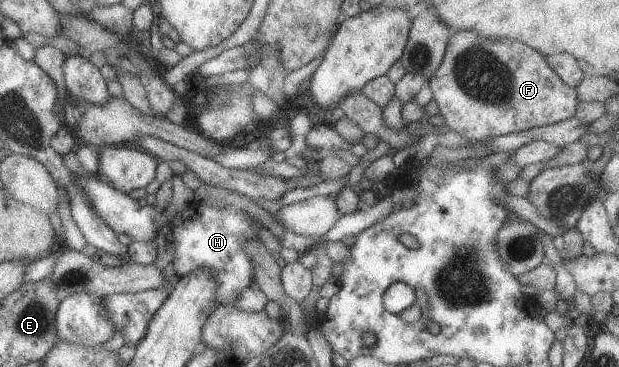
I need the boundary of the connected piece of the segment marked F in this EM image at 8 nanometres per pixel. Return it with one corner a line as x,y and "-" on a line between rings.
457,30
457,34
451,33
450,37
447,39
447,46
445,47
441,64
439,64
439,68
437,68
433,76
427,81
433,94
432,98
438,106
441,116
440,120
447,126
447,131
455,131
464,139
473,142
509,133
526,131
527,129
540,127
541,125
552,125
573,117
576,106
579,103
575,89
563,83
553,70
549,68
549,64
545,62
545,59
546,58
542,54
535,52
533,48
529,48
529,46
525,46
525,44
519,44
519,42
515,42
514,40
507,40
507,38
500,38
499,40
481,38
481,36
477,36
473,30

